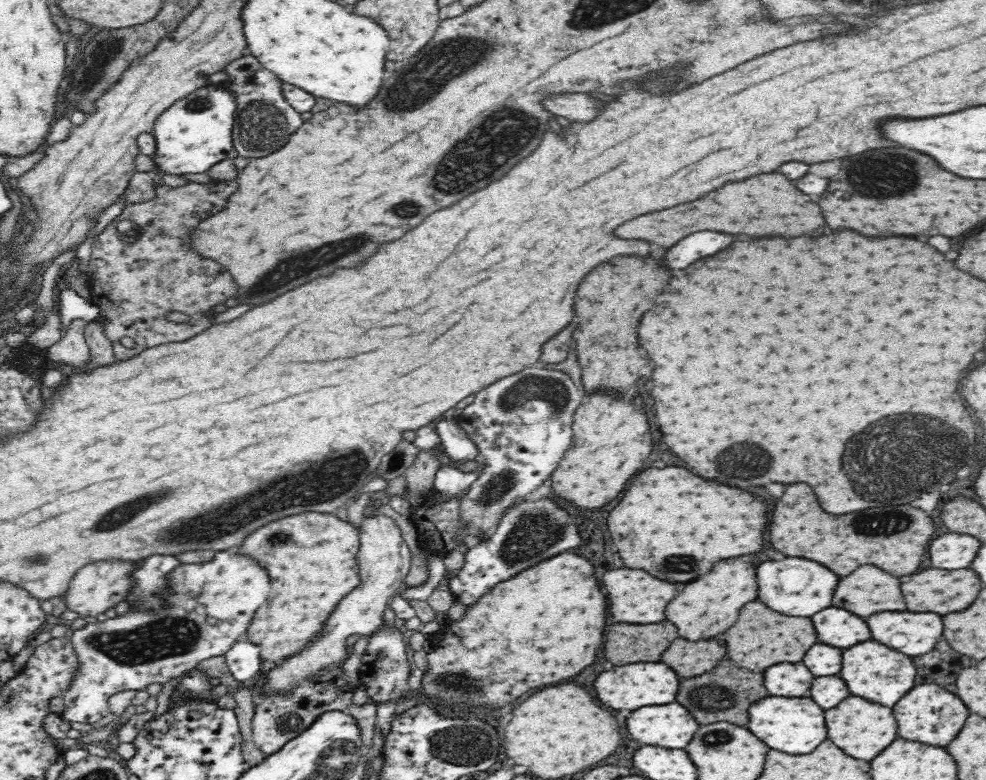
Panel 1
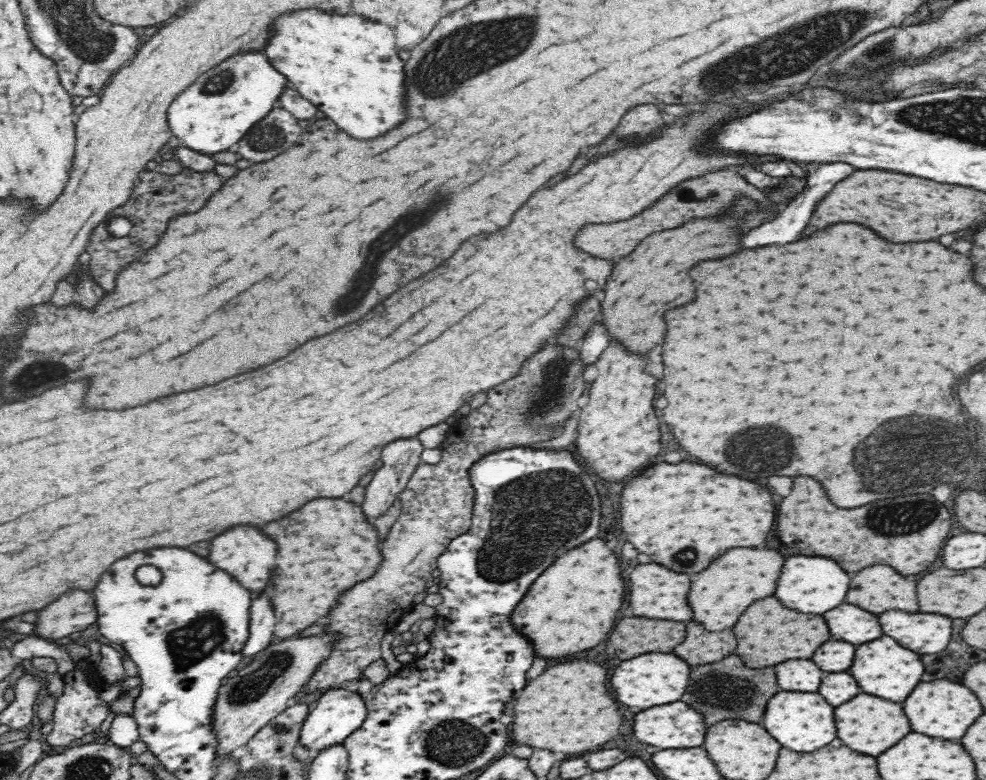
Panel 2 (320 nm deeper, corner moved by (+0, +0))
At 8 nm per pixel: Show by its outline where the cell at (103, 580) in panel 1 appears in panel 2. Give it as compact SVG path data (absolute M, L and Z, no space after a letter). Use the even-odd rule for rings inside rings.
M74 590L38 612L38 620L33 623L34 628L29 636L55 641L69 634L83 632L97 618L98 611L92 594Z

